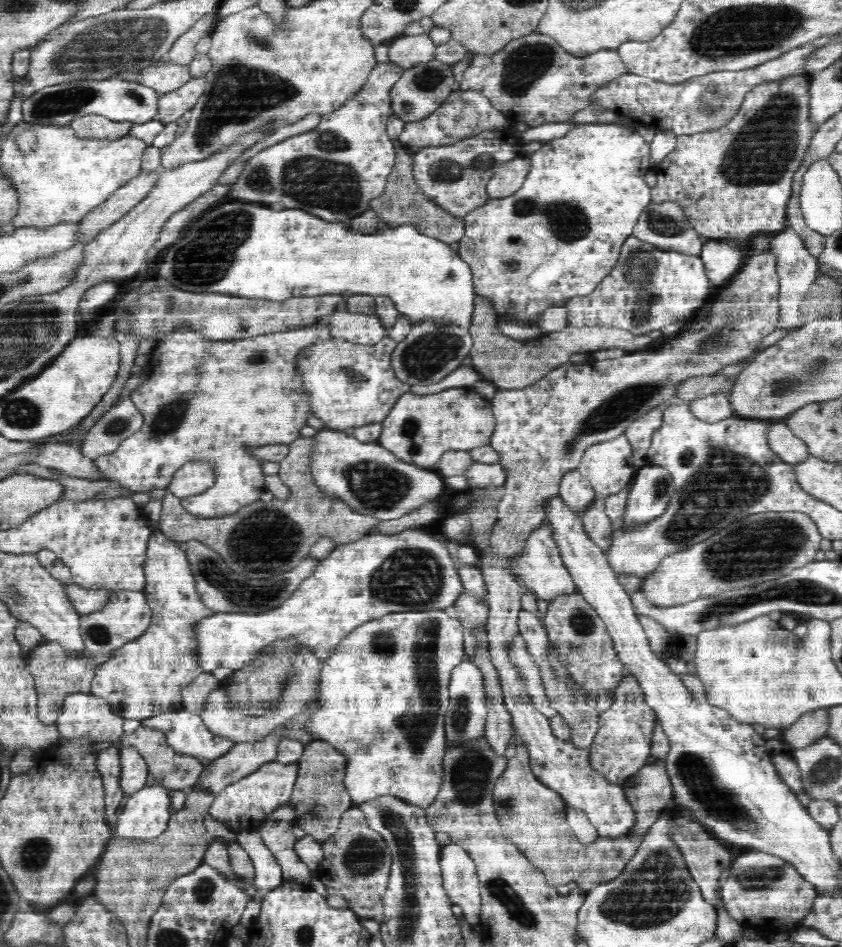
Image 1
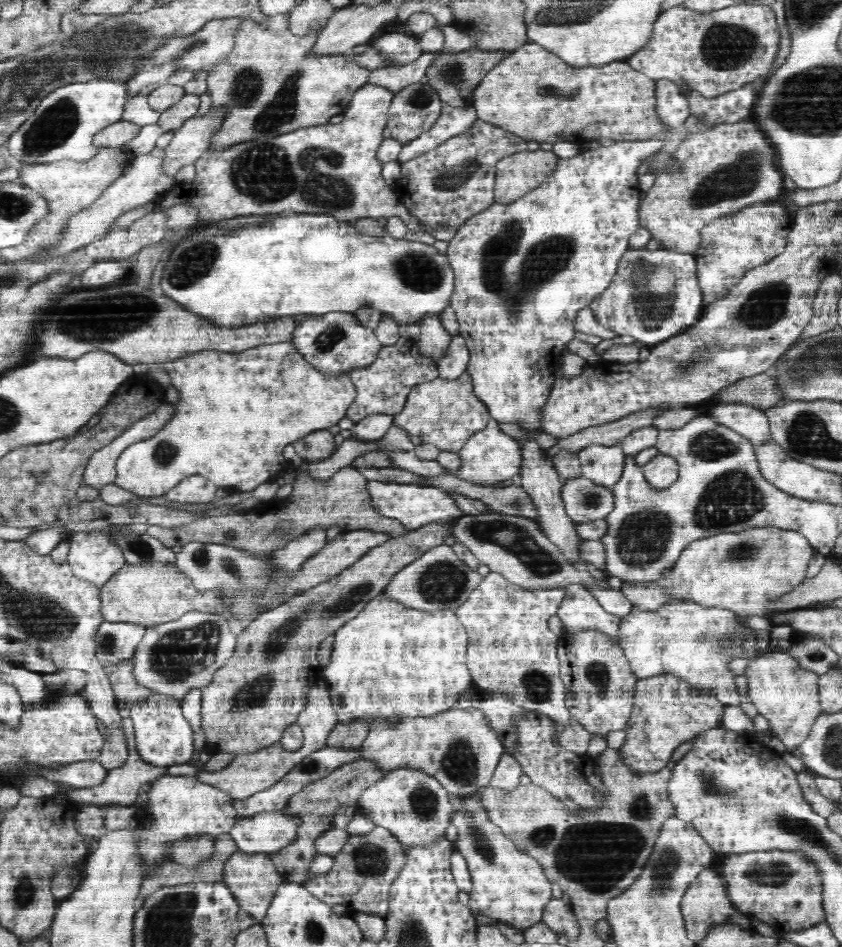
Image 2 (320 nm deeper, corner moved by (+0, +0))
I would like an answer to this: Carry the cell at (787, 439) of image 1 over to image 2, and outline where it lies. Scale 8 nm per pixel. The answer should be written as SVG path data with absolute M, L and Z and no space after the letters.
M738 404L717 405L710 411L710 415L718 423L732 428L748 439L755 449L766 446L766 443L775 442L772 427L770 427L770 419L768 419L766 412L761 409Z

